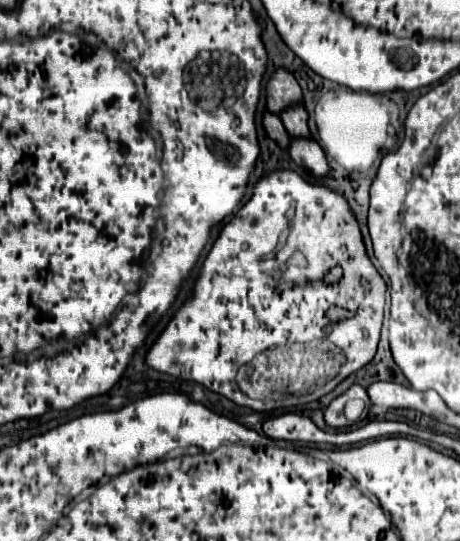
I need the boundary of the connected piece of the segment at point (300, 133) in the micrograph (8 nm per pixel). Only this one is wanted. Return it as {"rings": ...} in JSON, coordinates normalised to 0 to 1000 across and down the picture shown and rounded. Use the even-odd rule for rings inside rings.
{"rings":[[[643,194],[643,201],[626,201],[609,220],[630,253],[678,253],[670,242],[670,209],[657,194]]]}

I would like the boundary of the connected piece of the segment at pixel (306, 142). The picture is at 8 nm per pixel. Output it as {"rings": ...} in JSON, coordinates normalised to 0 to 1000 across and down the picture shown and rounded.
{"rings":[[[635,257],[630,290],[648,309],[670,312],[687,327],[713,323],[713,301],[704,290],[700,272],[683,257]]]}

